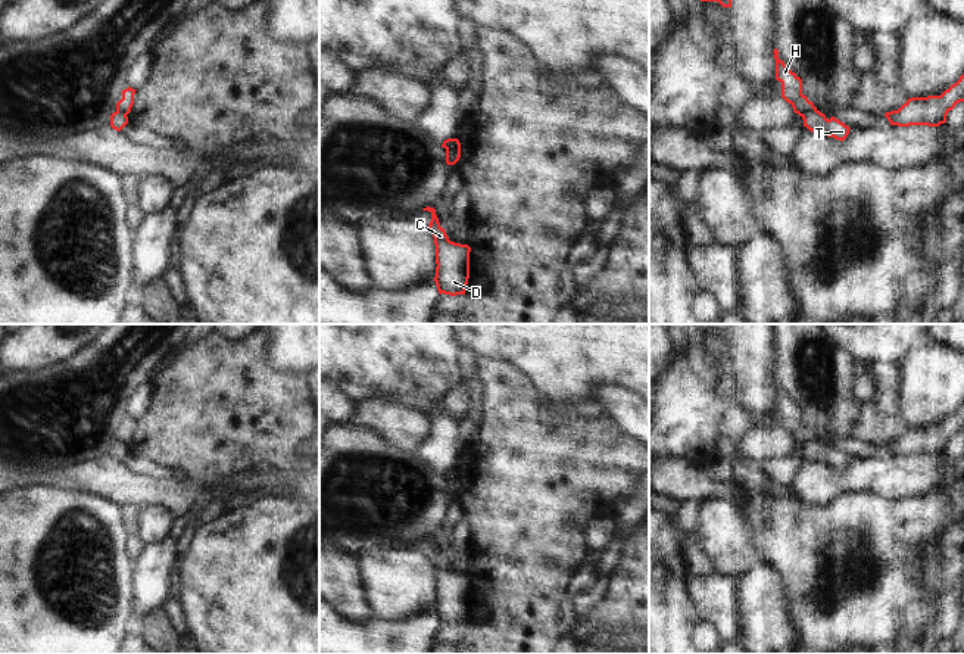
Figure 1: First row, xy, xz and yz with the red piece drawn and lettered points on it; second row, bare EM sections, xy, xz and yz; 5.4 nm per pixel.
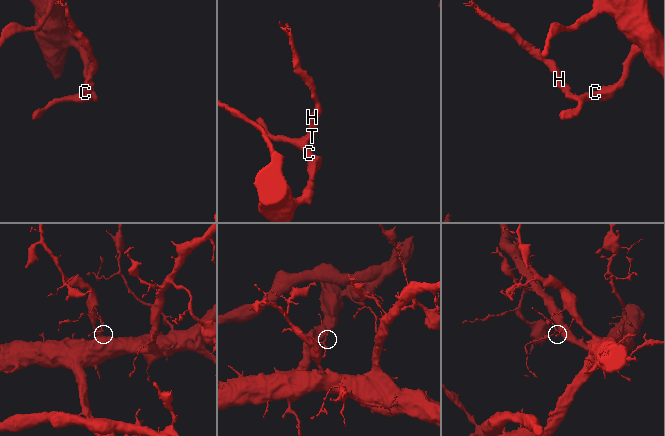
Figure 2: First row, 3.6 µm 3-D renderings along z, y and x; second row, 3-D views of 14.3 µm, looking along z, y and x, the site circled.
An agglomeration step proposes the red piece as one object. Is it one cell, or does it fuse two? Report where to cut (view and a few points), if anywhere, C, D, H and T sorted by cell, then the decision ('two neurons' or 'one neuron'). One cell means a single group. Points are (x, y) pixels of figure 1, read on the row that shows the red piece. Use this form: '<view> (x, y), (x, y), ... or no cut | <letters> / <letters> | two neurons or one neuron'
yz (816, 109), (801, 115) | C D T / H | two neurons

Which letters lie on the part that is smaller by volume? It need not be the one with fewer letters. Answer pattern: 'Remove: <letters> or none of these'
Remove: H.

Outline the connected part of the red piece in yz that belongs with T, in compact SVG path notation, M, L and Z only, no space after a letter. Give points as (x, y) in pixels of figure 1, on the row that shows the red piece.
M812 110L802 115L804 127L807 127L812 133L821 133L827 137L833 137L836 140L843 141L849 134L849 127L832 116L826 118L820 110Z

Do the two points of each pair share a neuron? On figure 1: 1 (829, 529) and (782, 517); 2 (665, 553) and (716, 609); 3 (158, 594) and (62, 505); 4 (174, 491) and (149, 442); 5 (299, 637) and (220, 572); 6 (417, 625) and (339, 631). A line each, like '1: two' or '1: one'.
1: one
2: two
3: two
4: two
5: one
6: one

